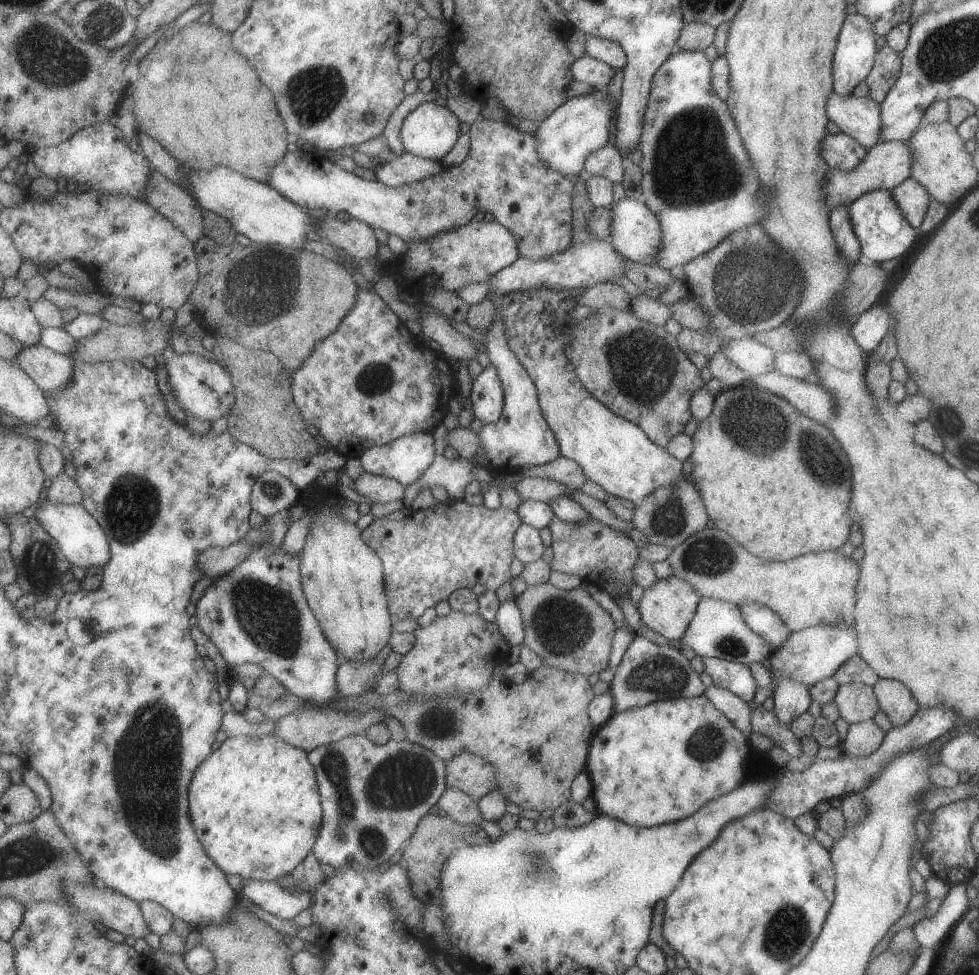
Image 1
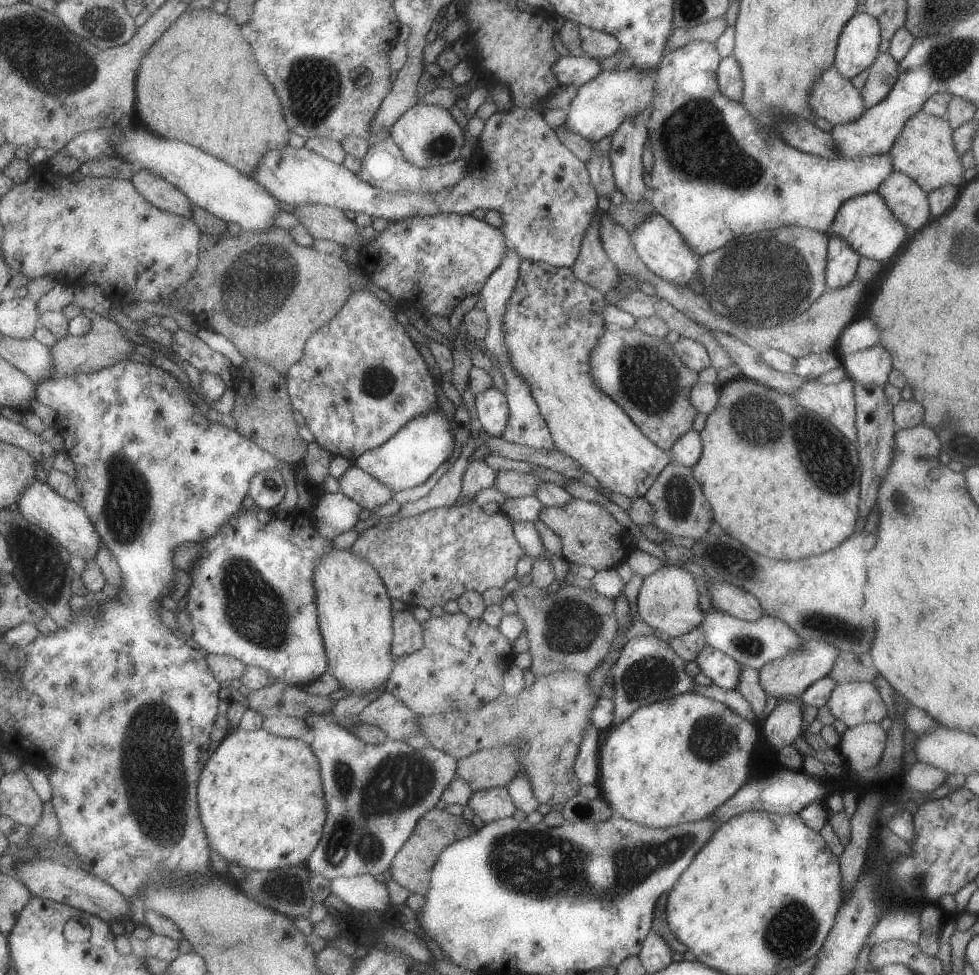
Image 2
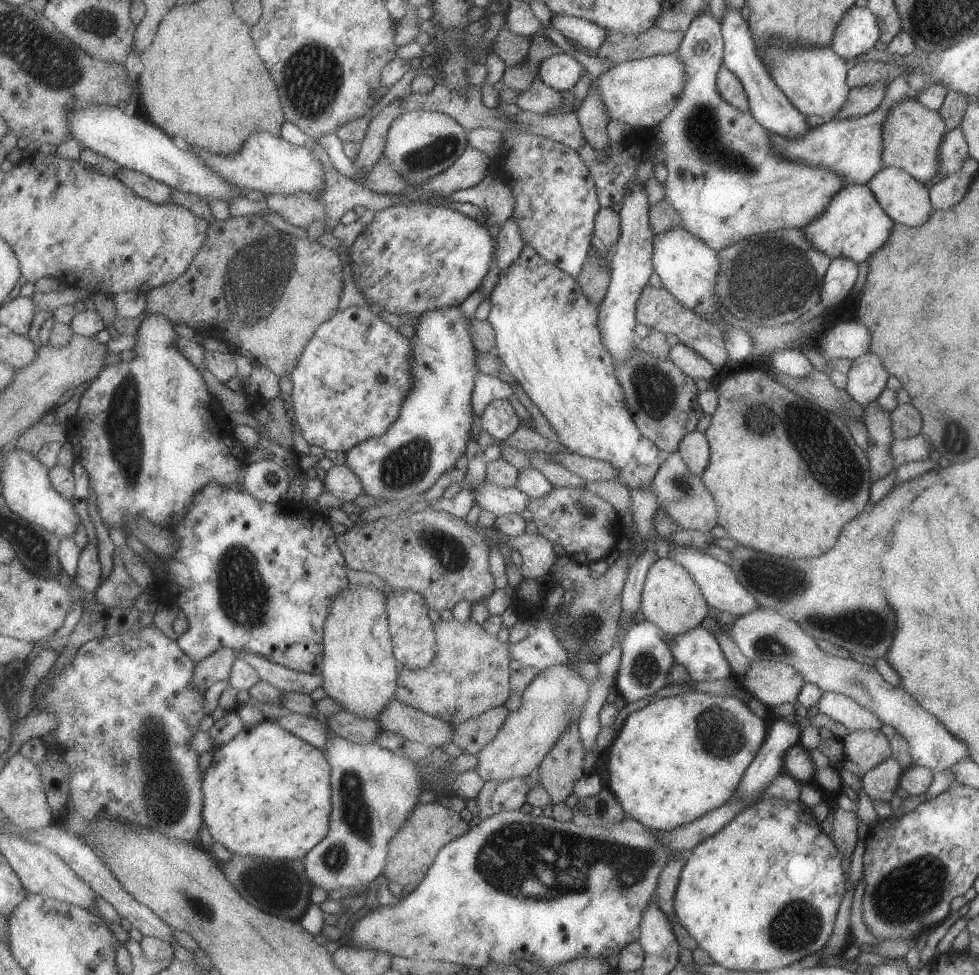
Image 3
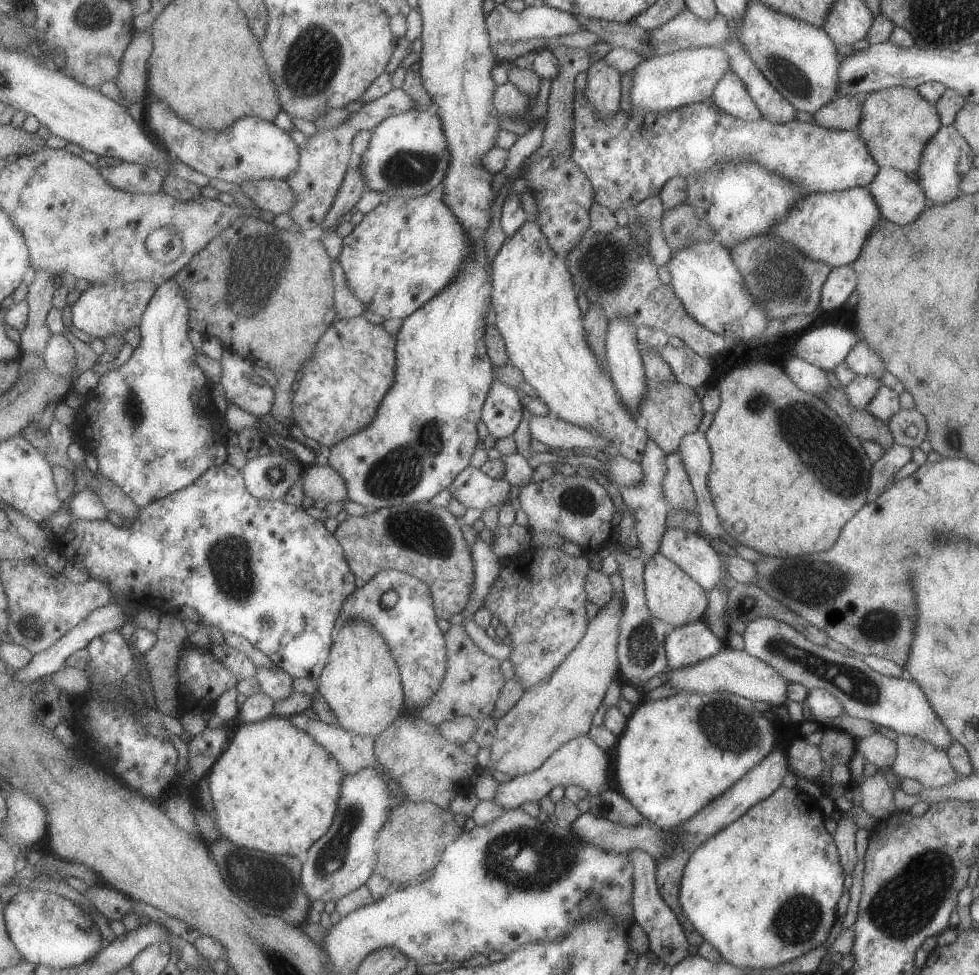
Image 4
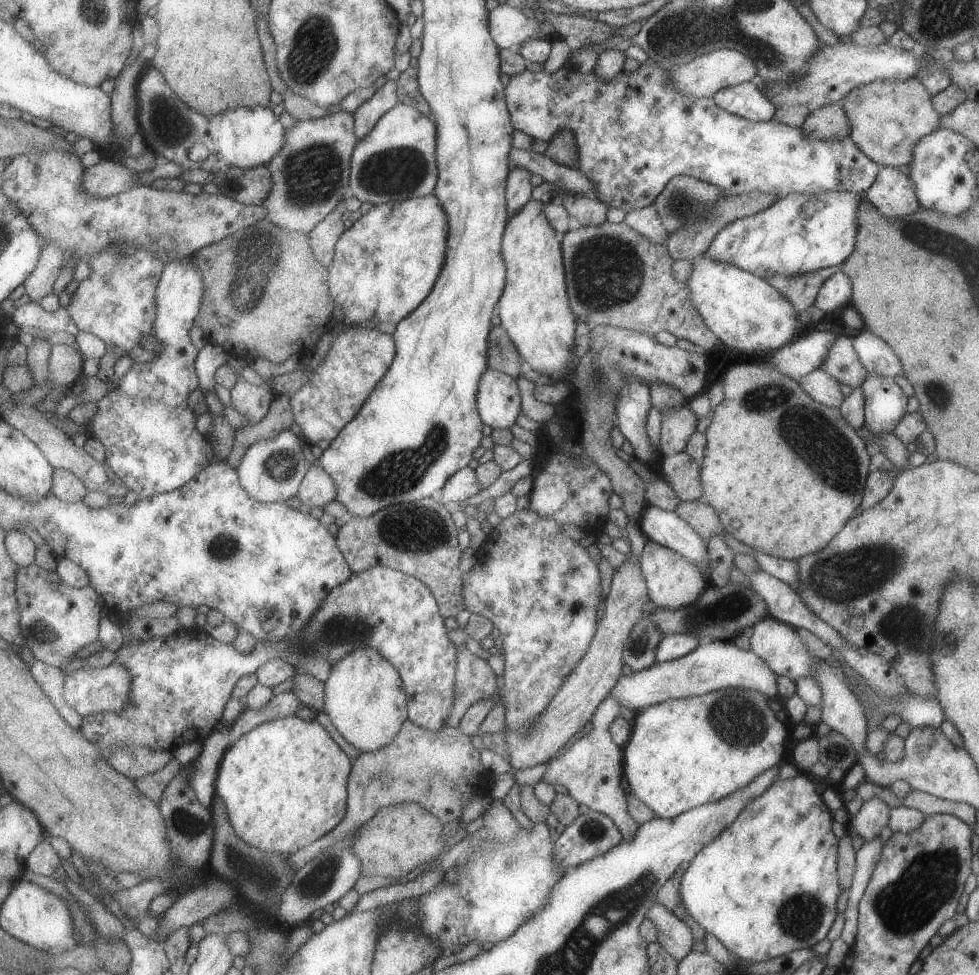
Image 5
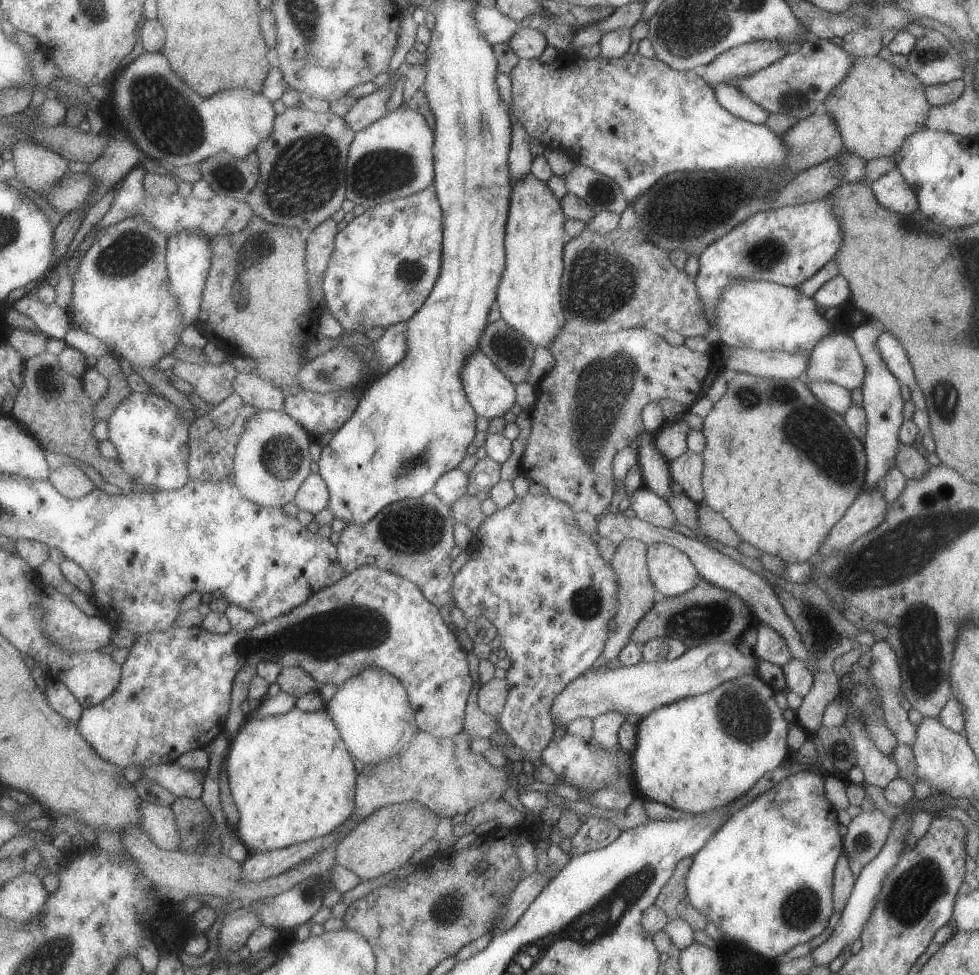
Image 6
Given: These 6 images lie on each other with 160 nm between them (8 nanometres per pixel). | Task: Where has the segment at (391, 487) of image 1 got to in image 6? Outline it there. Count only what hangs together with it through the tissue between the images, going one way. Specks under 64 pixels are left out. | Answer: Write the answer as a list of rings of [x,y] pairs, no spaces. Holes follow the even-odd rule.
[[[319,472],[308,476],[294,502],[300,511],[314,515],[330,506],[330,490]]]

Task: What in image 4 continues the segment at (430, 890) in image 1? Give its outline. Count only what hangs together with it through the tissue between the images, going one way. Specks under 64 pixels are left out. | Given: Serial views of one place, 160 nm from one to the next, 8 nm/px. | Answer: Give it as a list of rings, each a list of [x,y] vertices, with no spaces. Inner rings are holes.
[[[431,801],[395,804],[387,823],[378,834],[377,864],[375,873],[399,884],[415,883],[423,872],[429,872],[441,862],[445,850],[463,834],[455,820],[455,813]]]

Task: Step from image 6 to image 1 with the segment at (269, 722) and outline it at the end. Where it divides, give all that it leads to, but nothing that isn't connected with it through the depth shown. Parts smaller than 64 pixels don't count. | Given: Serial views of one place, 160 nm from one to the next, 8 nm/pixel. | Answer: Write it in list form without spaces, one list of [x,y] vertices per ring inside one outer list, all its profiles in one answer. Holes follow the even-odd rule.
[[[277,735],[228,737],[221,746],[216,746],[213,754],[197,768],[194,778],[195,780],[193,780],[189,792],[191,809],[189,814],[193,814],[193,826],[195,826],[197,836],[201,836],[199,840],[203,842],[205,852],[208,852],[213,862],[226,874],[240,876],[243,880],[279,880],[285,875],[298,873],[301,865],[313,853],[311,851],[315,851],[321,828],[323,827],[324,808],[317,770],[311,764],[308,753],[305,750],[297,748],[297,746],[293,746],[289,742],[285,742],[283,738],[279,738]]]

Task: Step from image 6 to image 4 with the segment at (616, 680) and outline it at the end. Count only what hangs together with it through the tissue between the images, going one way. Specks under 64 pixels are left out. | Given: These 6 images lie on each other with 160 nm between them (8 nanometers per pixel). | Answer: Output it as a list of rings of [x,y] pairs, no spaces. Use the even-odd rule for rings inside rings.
[[[726,643],[719,651],[695,664],[665,670],[664,683],[680,693],[731,693],[759,704],[779,707],[786,702],[786,690],[789,684],[783,680],[768,664],[751,656],[745,649],[736,650]]]

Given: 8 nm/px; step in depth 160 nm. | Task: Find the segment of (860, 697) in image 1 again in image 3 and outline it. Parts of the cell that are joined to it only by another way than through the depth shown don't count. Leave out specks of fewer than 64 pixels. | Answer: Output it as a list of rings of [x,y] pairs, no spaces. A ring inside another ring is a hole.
[[[822,691],[816,702],[818,712],[840,722],[851,731],[879,731],[882,724],[879,719],[866,708],[859,706],[854,700],[831,691]]]

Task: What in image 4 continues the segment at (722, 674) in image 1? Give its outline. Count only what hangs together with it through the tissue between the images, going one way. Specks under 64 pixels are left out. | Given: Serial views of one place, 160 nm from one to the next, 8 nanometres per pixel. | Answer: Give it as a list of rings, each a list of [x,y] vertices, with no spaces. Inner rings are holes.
[[[703,620],[674,627],[664,640],[668,669],[686,667],[716,653],[725,644],[718,639]]]

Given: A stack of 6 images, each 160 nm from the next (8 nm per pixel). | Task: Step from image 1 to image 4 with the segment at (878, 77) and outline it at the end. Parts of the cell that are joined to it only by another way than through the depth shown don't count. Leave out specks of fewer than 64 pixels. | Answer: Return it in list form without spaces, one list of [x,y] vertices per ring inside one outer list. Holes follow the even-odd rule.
[[[835,95],[811,116],[811,123],[826,129],[855,129],[861,116],[861,97]]]

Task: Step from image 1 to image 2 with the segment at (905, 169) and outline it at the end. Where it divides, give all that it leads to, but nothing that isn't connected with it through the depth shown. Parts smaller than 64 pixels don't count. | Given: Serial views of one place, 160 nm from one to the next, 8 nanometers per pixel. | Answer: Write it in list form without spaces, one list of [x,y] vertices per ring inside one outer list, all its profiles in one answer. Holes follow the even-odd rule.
[[[721,15],[688,29],[676,28],[671,31],[671,34],[669,34],[666,40],[663,57],[658,62],[654,74],[655,84],[652,107],[649,109],[649,115],[646,120],[649,137],[648,146],[652,150],[653,155],[652,170],[649,174],[650,186],[647,188],[647,200],[649,200],[657,214],[661,215],[665,220],[668,220],[669,224],[681,235],[685,244],[688,244],[688,247],[698,255],[704,255],[705,253],[717,250],[739,235],[773,230],[782,226],[803,227],[824,233],[828,230],[837,209],[844,200],[847,200],[849,197],[859,197],[865,193],[876,192],[879,183],[887,174],[893,171],[892,162],[888,154],[861,157],[859,159],[844,159],[843,157],[828,159],[801,152],[789,146],[779,134],[776,135],[775,133],[766,131],[766,128],[762,127],[749,112],[746,111],[746,108],[741,103],[727,98],[718,89],[718,82],[714,72],[721,58],[715,49],[715,45],[713,45],[715,40],[721,36],[726,26],[724,15]]]

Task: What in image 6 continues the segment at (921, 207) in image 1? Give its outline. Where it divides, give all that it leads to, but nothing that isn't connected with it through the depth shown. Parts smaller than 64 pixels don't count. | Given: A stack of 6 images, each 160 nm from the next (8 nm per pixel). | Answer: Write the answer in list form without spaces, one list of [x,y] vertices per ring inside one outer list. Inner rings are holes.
[[[897,169],[882,174],[867,185],[876,201],[891,212],[908,215],[918,210],[913,189],[905,182]]]

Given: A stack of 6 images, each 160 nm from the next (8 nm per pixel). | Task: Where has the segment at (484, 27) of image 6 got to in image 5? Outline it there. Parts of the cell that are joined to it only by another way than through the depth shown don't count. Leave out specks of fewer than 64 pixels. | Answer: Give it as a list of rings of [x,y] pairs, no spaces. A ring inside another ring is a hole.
[[[509,3],[499,4],[490,12],[490,31],[501,49],[519,48],[533,35],[556,39],[555,27],[536,12],[525,12]]]

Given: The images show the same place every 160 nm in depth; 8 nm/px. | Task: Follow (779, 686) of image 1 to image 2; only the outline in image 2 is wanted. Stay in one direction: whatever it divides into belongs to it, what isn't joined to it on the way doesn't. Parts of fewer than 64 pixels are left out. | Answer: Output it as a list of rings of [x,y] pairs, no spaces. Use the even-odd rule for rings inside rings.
[[[783,700],[769,713],[759,730],[765,735],[765,740],[778,751],[792,742],[802,733],[802,712],[797,704]]]

